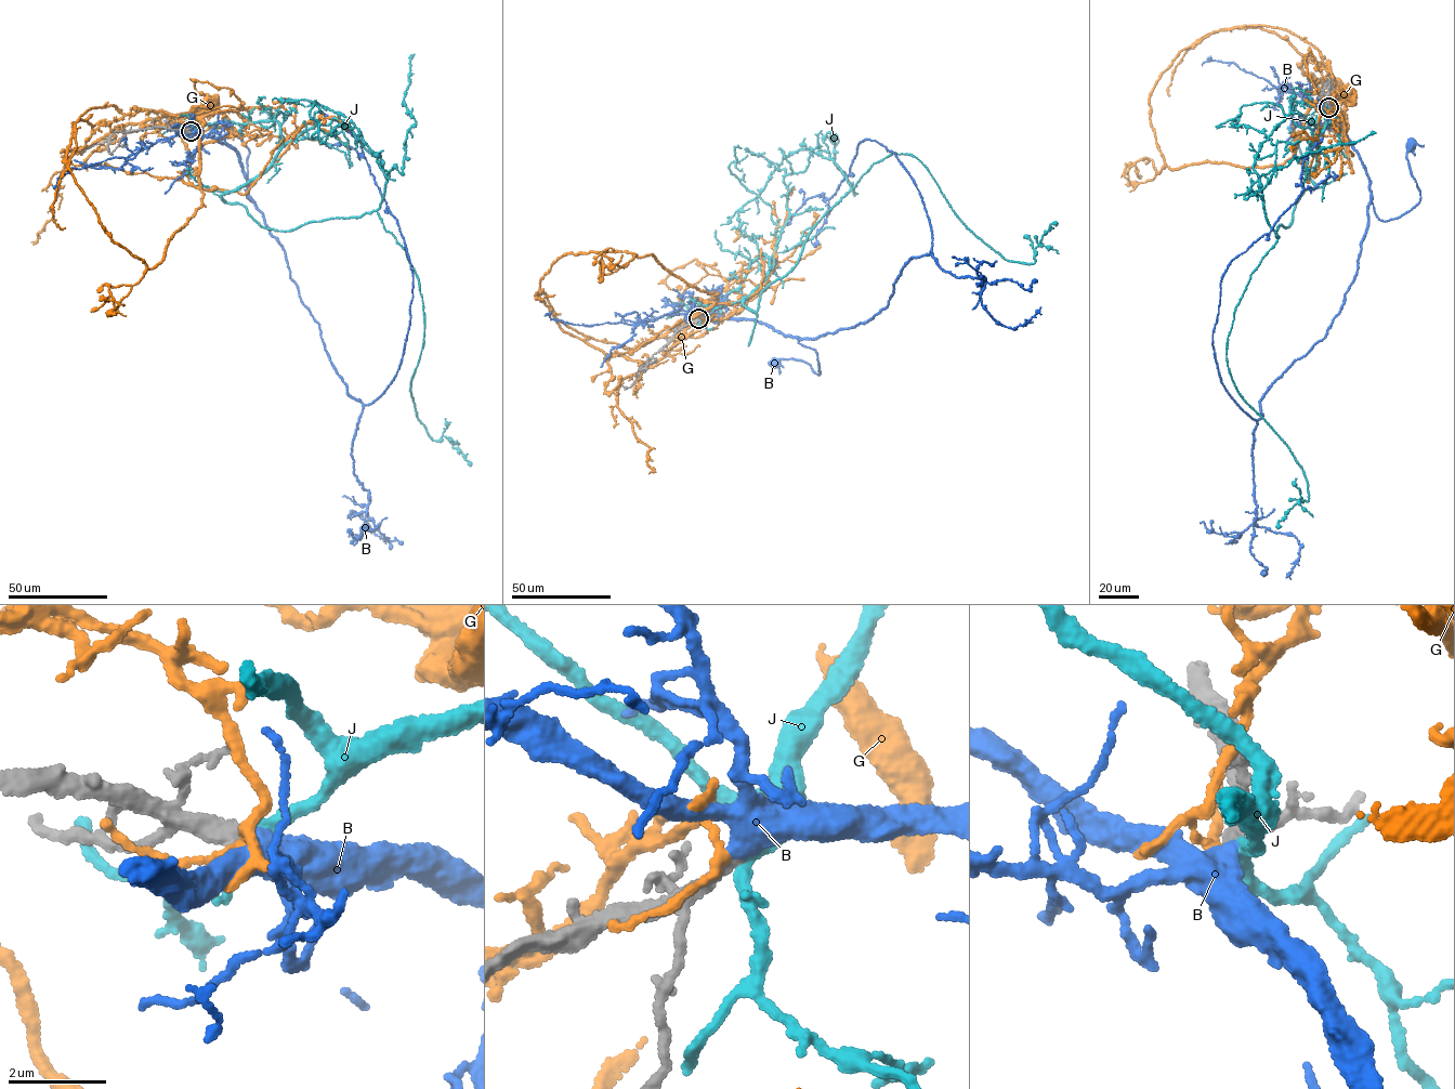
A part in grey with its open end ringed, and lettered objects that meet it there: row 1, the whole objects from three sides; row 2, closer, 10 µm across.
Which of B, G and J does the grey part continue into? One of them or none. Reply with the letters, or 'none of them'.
B

